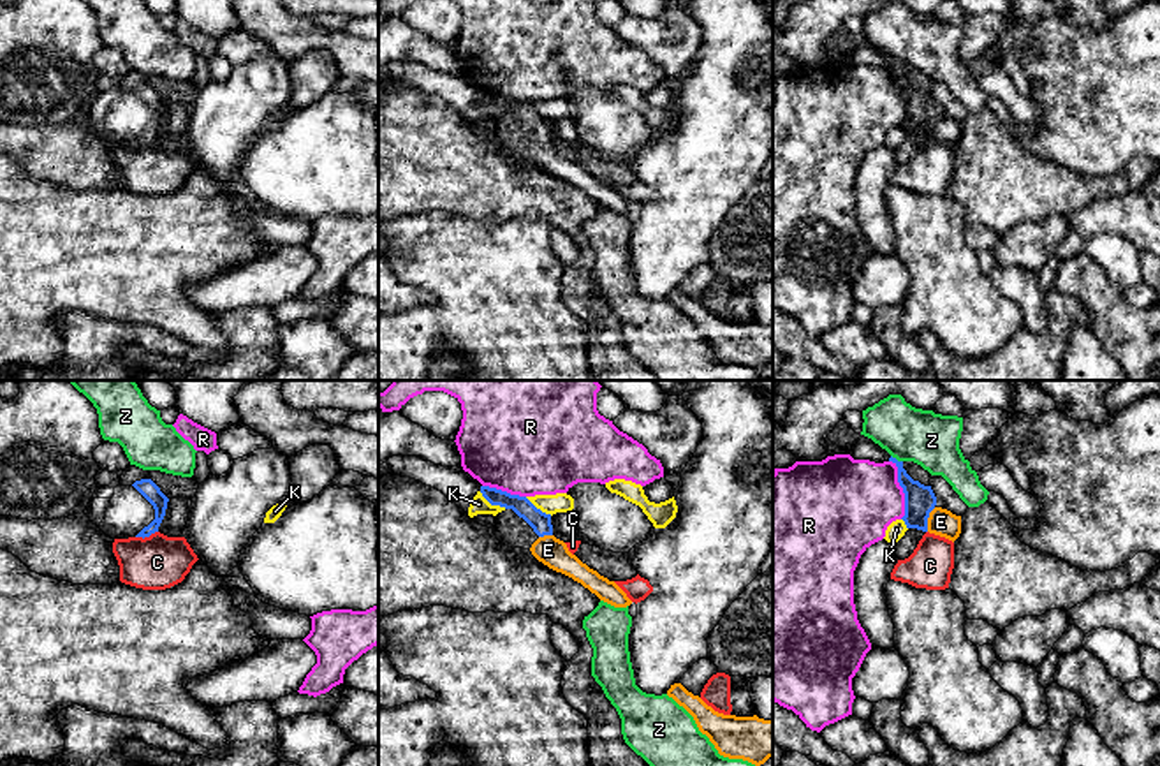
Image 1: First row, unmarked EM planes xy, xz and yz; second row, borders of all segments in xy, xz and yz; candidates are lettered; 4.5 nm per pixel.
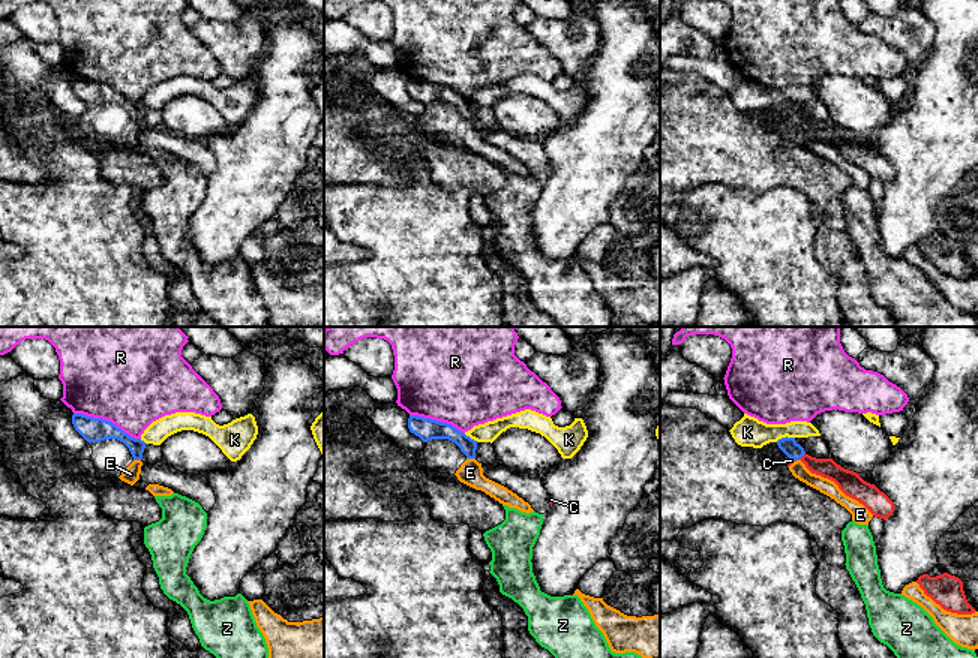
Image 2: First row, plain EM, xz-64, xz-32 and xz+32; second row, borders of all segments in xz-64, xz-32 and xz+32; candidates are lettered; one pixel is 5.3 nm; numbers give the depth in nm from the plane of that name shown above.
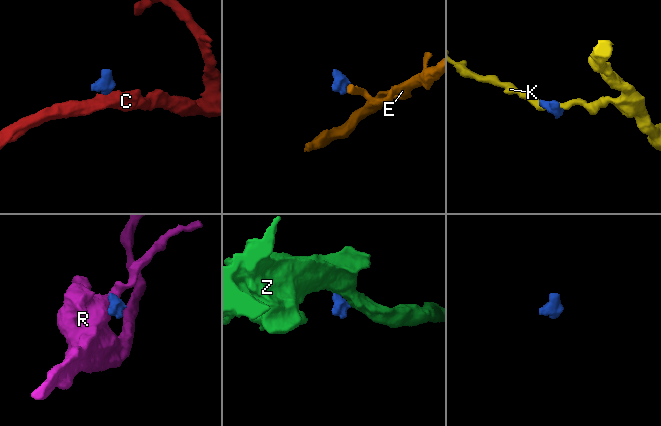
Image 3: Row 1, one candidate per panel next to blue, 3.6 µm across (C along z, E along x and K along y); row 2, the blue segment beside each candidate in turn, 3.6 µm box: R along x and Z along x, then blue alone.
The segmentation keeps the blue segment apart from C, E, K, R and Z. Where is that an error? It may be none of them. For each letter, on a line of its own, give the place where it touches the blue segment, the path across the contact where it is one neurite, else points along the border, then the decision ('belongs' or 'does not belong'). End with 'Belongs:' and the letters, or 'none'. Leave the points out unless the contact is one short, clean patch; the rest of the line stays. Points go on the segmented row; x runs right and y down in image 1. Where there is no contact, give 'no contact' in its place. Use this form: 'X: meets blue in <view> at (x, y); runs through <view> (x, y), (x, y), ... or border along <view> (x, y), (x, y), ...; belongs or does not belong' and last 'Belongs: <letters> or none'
C: meets blue in xy at (146, 536); border along xy (157, 530), (136, 537); does not belong
E: meets blue in yz at (926, 520); runs through yz (919, 500), (919, 511), (926, 520), (940, 522); belongs
K: meets blue in xz at (493, 504); border along xz (479, 492), (491, 504), (506, 508); does not belong
R: meets blue in yz at (903, 490); border along yz (889, 460), (896, 467), (896, 481), (903, 493), (902, 518); does not belong
Z: meets blue in yz at (895, 458); border along yz (891, 455), (902, 462); does not belong
Belongs: E

